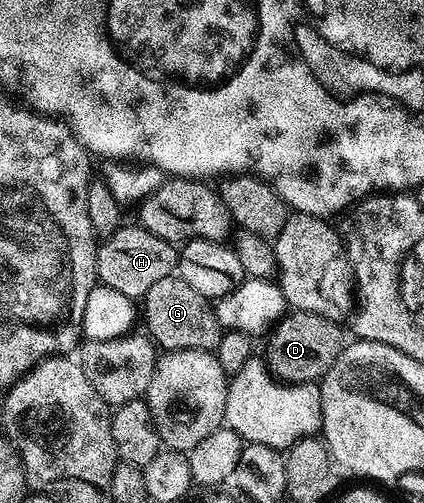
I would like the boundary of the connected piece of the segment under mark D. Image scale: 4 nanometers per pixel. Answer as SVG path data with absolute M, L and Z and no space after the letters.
M291 311L274 325L269 333L264 359L267 368L283 382L318 382L342 353L343 325L320 314Z

